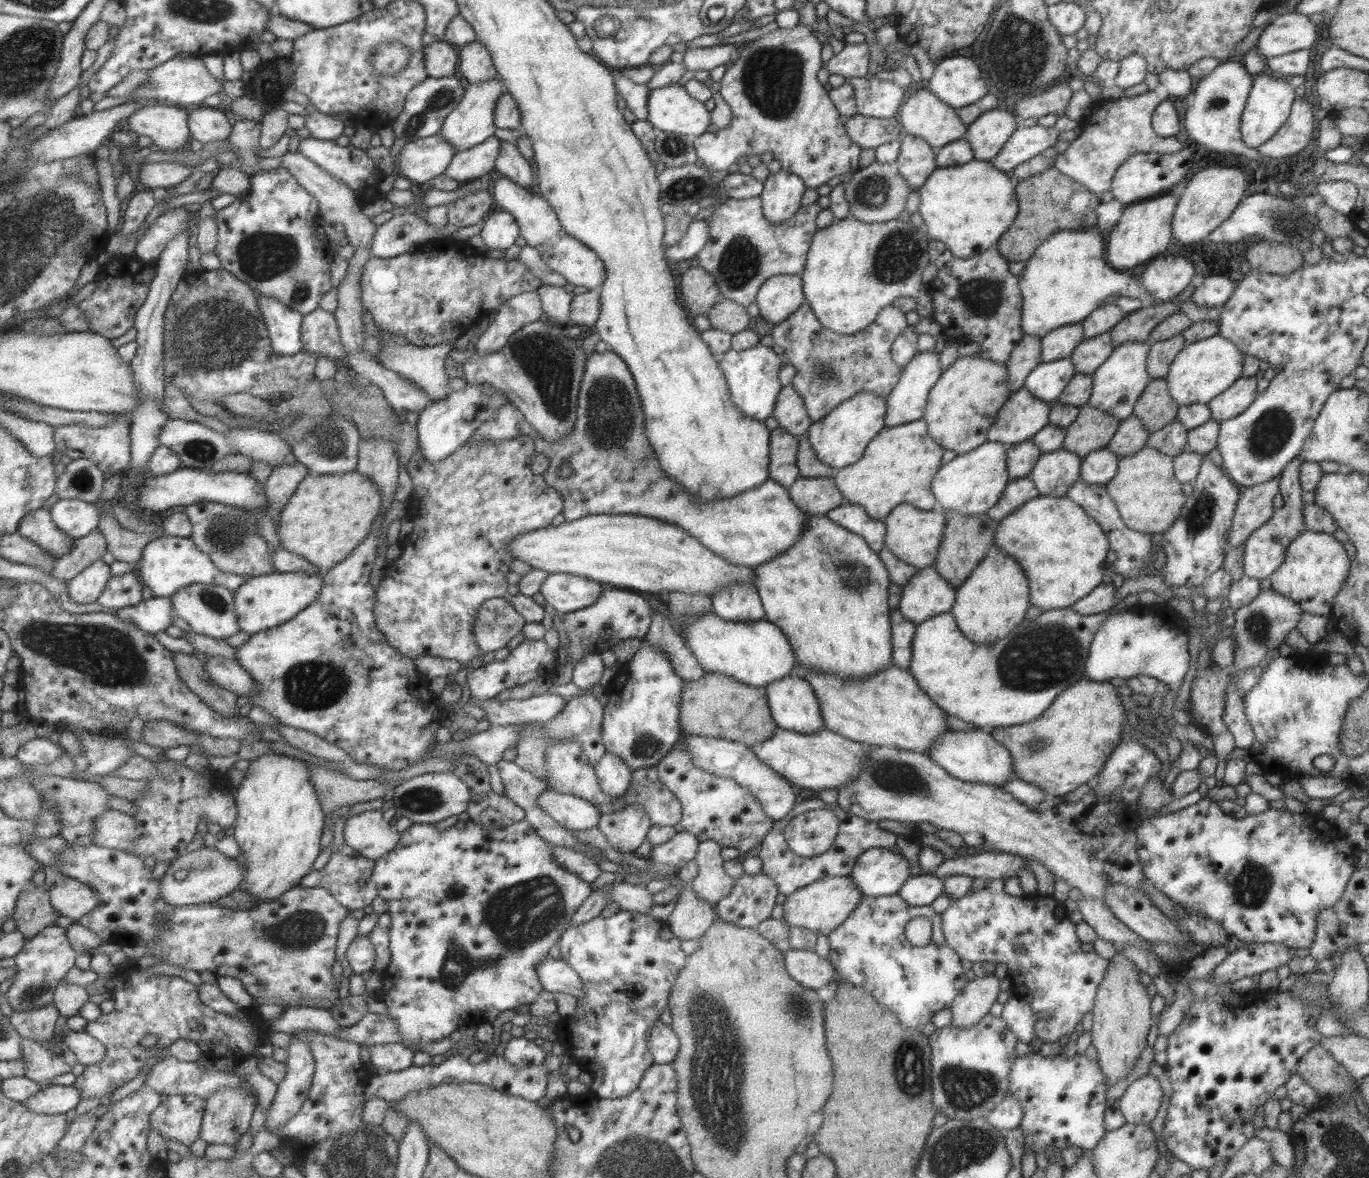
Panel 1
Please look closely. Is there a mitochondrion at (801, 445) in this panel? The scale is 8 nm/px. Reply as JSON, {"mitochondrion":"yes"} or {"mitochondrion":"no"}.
{"mitochondrion":"no"}

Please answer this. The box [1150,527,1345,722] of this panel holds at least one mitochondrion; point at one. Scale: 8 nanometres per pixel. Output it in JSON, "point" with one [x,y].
{"point":[1257,625]}

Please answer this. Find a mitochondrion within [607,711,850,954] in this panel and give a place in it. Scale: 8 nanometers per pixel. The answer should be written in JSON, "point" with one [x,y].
{"point":[644,746]}

